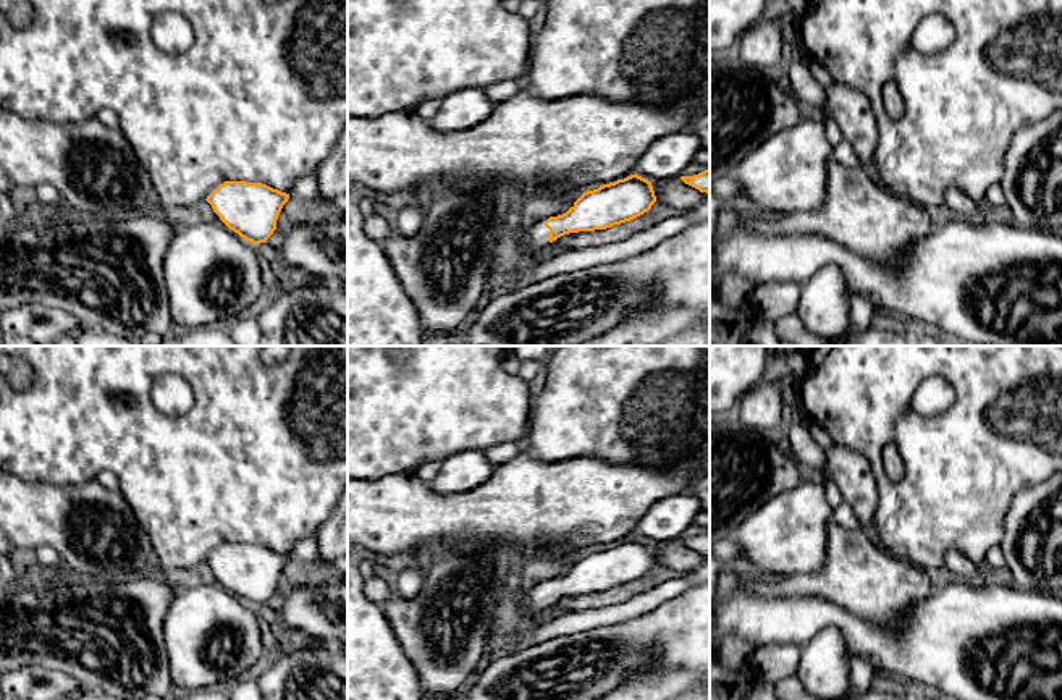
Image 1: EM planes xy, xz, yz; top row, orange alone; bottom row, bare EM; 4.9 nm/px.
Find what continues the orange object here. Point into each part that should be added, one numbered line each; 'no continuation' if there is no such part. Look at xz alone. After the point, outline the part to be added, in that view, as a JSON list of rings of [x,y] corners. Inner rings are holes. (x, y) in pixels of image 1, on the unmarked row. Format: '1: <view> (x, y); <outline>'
1: xz (511, 615); [[[546,582],[537,584],[525,601],[517,595],[514,584],[503,592],[488,622],[493,643],[503,637],[532,629],[540,622],[540,613],[550,606],[550,592],[543,587]]]

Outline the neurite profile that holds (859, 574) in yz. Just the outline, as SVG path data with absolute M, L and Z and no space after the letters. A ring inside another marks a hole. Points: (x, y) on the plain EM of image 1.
M829 521L824 564L820 572L789 579L753 576L744 587L753 597L823 597L876 626L899 626L908 618L910 606L933 592L933 580L928 571L884 550L870 530L849 530Z

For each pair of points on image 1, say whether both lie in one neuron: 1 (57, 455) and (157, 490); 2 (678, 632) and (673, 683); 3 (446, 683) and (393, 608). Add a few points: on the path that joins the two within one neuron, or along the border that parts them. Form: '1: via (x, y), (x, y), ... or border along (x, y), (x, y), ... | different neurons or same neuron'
1: via (81, 451), (118, 451), (133, 466) | same neuron
2: border along (648, 663), (657, 670), (692, 671) | different neurons
3: via (432, 665), (427, 660), (421, 636), (411, 626) | same neuron

